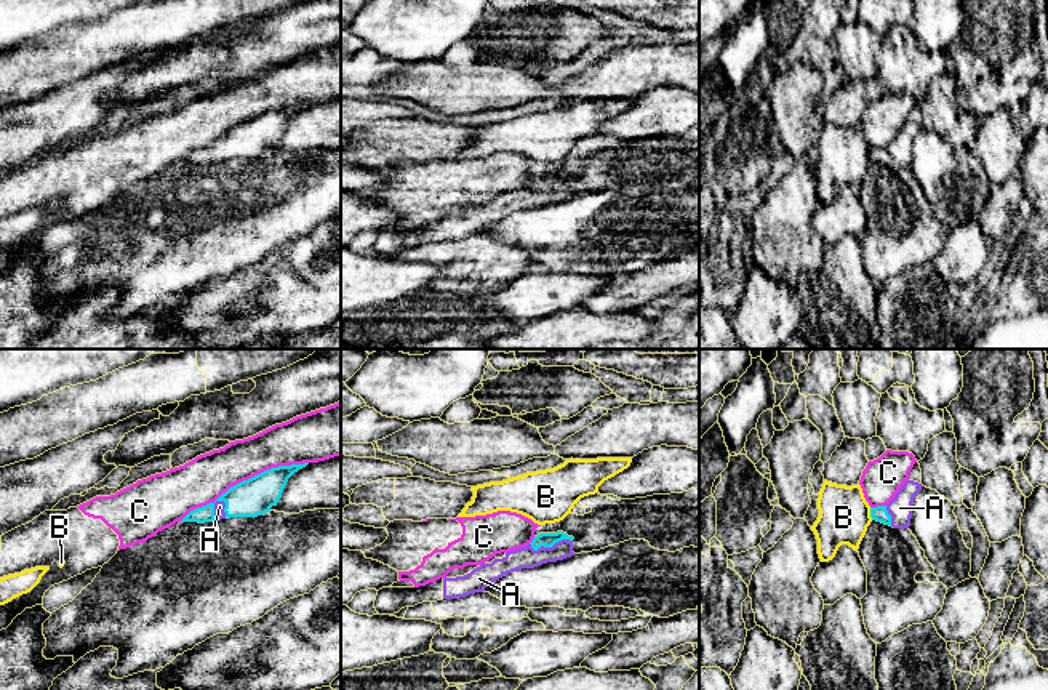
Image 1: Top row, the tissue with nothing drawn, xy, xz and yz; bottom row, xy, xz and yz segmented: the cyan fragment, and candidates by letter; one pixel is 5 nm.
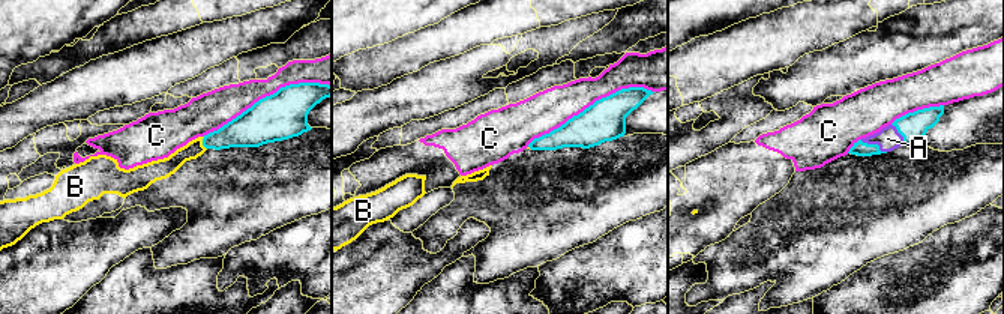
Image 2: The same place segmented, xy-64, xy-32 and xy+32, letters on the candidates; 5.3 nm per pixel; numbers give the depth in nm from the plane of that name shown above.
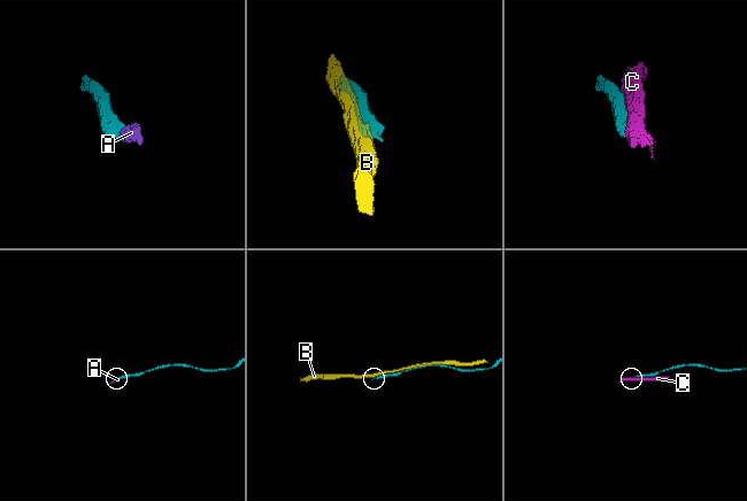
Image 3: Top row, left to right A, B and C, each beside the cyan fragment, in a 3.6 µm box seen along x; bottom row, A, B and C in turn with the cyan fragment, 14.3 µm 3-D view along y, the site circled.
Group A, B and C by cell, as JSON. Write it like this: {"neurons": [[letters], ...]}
{"neurons": [["A"], ["B"], ["C"]]}

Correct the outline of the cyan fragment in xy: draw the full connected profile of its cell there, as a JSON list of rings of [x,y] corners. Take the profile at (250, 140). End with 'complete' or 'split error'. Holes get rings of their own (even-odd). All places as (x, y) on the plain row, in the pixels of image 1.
[[[307,106],[267,110],[230,128],[214,144],[190,152],[181,163],[205,165],[226,158],[258,158],[266,155],[272,147],[277,147],[288,120]]]; split error

